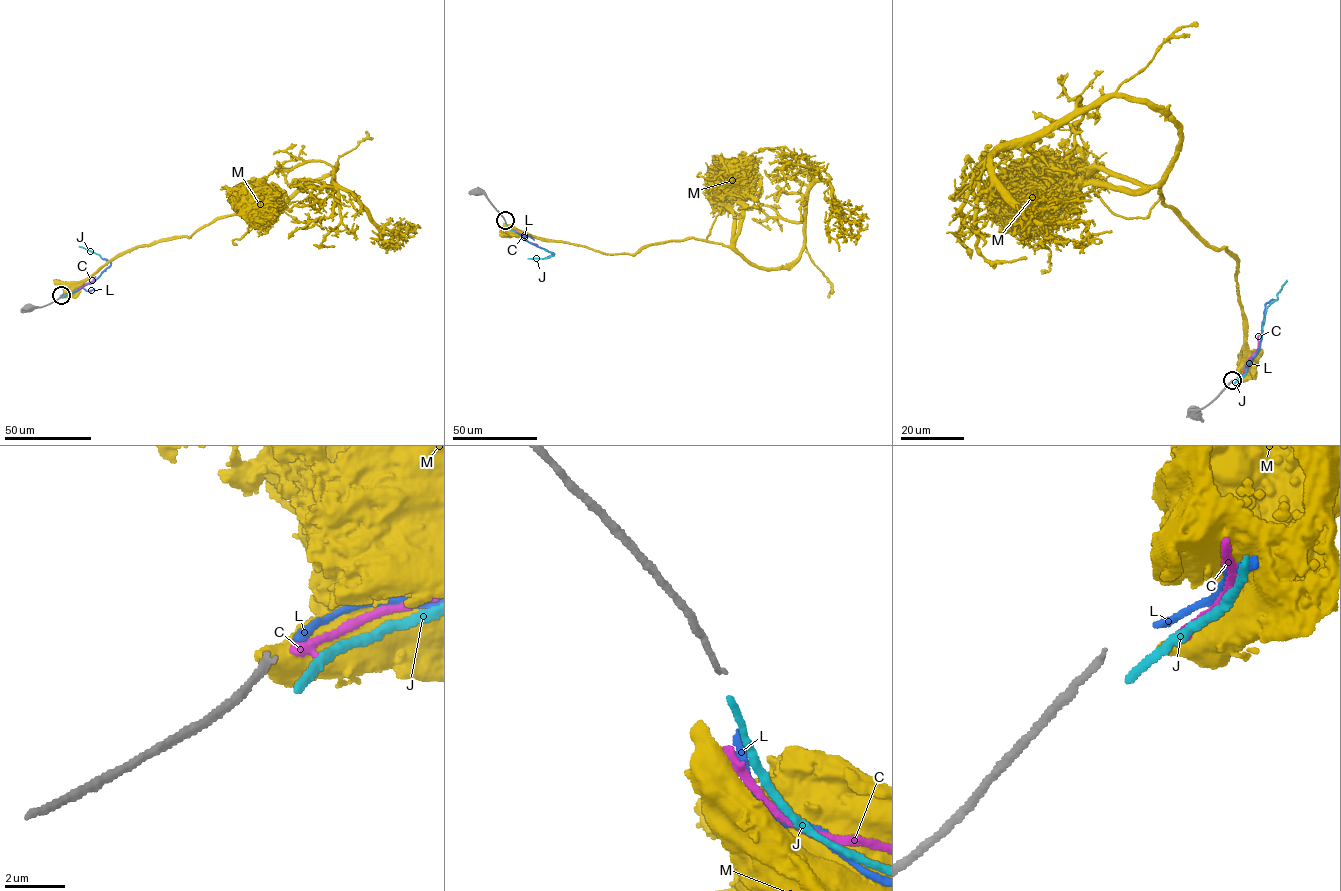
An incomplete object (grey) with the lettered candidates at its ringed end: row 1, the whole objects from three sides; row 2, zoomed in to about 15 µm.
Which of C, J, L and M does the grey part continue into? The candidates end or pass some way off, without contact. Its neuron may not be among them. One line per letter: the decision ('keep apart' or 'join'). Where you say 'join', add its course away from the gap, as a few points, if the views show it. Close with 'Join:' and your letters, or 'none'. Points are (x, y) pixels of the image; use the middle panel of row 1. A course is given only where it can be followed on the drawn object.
C: keep apart
J: keep apart
L: join | via (506, 223), (527, 241), (554, 253), (547, 257)
M: keep apart
Join: L

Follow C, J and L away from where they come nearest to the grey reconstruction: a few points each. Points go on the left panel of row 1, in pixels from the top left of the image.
C: (62, 296), (95, 276)
J: (62, 297), (92, 282), (111, 265), (98, 254), (79, 246)
L: (62, 295), (76, 291), (99, 276), (110, 265), (109, 261), (102, 258)

